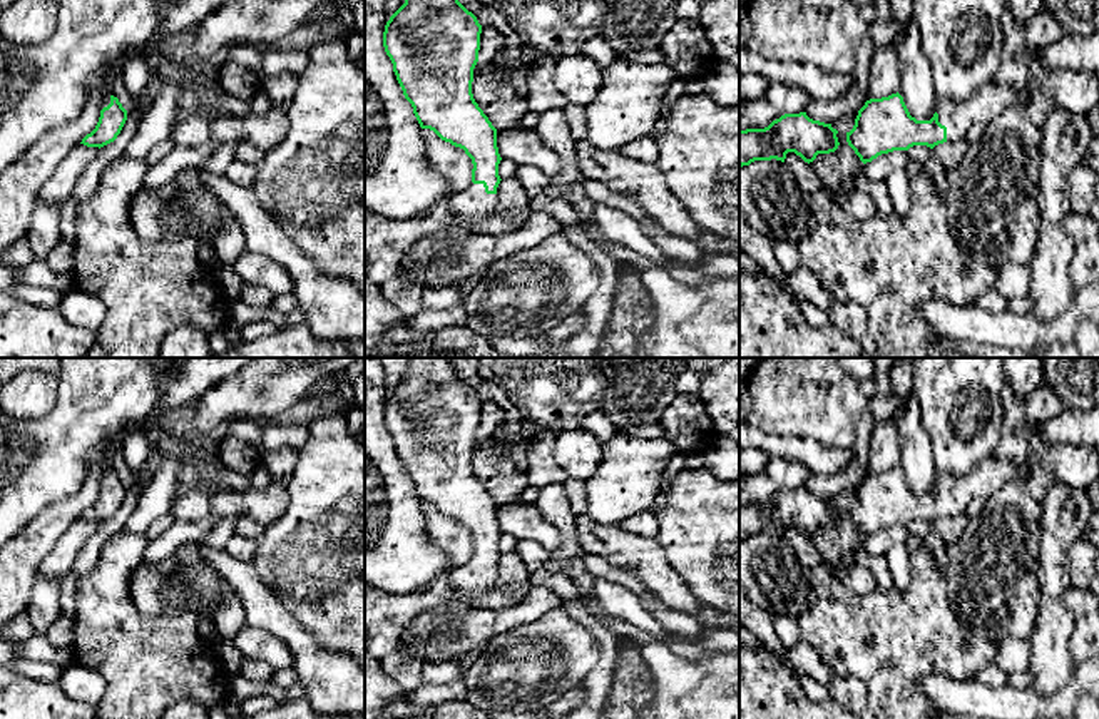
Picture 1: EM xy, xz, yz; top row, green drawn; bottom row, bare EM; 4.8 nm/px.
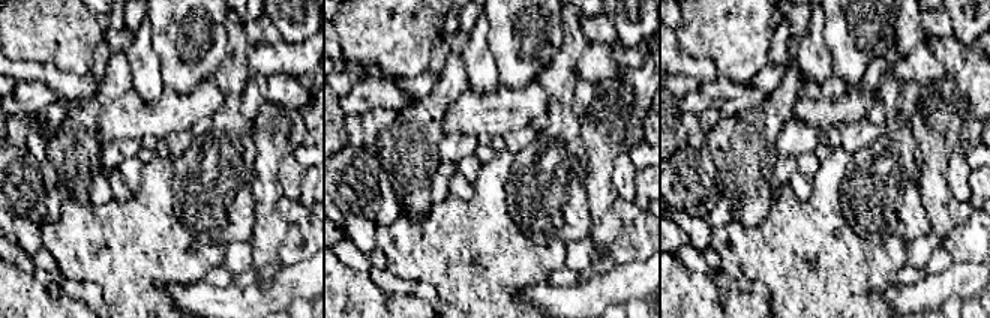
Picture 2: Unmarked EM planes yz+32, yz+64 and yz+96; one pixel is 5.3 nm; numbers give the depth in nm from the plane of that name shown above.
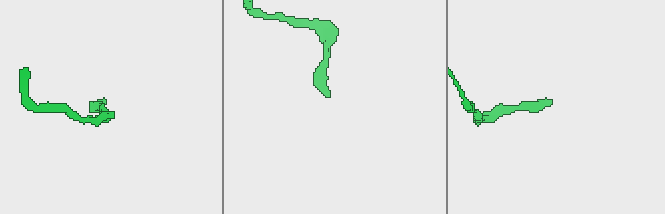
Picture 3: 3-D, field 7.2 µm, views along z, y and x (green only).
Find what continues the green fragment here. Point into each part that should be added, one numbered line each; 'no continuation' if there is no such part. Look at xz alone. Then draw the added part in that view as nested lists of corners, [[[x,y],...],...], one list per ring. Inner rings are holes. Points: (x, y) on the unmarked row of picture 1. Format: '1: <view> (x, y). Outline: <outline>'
1: xz (472, 581). Outline: [[[470,558],[453,570],[458,597],[455,600],[480,607],[480,599],[495,590],[497,569],[487,569],[483,558]]]

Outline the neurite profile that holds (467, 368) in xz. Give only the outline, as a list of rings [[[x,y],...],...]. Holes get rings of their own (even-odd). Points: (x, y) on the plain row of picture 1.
[[[447,358],[447,360],[452,361],[458,376],[477,391],[478,386],[483,383],[483,380],[478,376],[480,358]]]

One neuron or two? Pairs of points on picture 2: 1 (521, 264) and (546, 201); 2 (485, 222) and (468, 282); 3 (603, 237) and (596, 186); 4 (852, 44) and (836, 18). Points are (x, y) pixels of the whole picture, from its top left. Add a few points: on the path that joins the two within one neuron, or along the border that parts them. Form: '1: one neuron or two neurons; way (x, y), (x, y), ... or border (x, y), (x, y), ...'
1: two neurons; border (509, 212), (513, 222), (534, 240), (566, 242)
2: one neuron; way (477, 237), (468, 257), (468, 267)
3: one neuron; way (603, 225), (602, 198)
4: one neuron; way (852, 38), (842, 24)

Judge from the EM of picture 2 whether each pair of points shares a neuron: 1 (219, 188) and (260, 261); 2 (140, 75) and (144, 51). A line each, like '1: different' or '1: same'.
1: different
2: same

